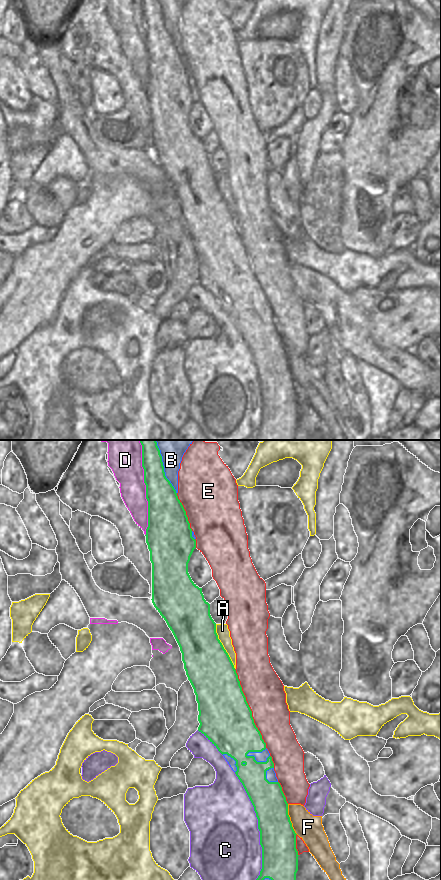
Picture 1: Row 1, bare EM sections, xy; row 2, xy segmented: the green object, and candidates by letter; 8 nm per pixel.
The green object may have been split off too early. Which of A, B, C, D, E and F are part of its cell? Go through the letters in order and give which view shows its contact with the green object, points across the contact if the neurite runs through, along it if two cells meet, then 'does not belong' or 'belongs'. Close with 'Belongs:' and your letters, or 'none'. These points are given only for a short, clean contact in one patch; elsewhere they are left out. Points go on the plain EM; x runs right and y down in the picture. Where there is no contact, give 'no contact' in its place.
A: contact in xy; does not belong
B: contact in xy; does not belong
C: contact in xy; does not belong
D: contact in xy; does not belong
E: contact in xy; does not belong
F: contact in xy; does not belong
Belongs: none

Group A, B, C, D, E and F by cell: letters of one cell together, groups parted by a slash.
A / B / C / D / E / F

